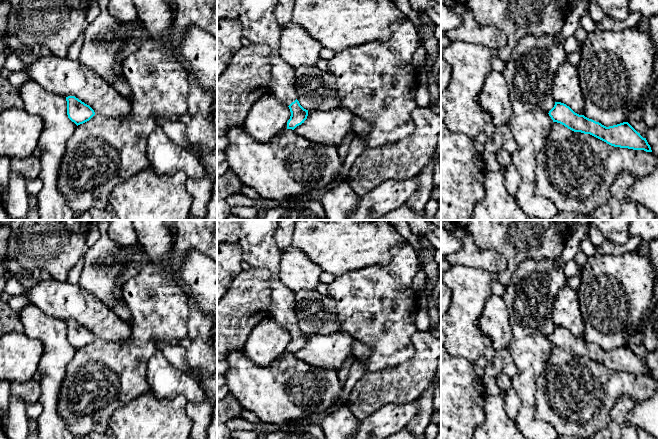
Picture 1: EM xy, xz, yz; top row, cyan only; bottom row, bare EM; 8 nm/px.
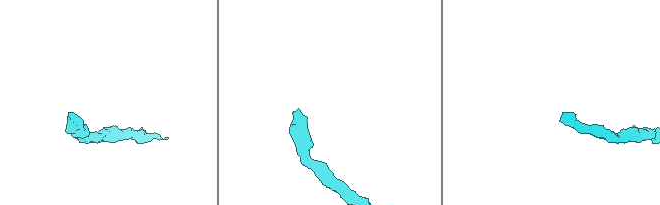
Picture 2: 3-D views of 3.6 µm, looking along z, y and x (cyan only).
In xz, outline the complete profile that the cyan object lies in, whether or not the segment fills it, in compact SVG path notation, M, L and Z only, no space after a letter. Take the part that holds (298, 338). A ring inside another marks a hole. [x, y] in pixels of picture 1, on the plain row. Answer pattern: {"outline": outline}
{"outline": "M217 220L217 245L230 243L238 246L243 254L243 260L251 267L267 269L271 274L270 286L272 302L269 318L286 327L291 340L287 353L294 354L304 347L308 334L304 333L297 324L295 314L295 292L284 285L279 278L281 250L274 241L274 233L282 220Z"}

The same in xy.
{"outline": "M75 320L66 321L68 342L77 350L89 345L94 339L94 334Z"}

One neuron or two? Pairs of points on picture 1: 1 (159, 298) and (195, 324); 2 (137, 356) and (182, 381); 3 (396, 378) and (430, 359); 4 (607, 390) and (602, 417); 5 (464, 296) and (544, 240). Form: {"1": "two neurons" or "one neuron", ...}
{"1": "two neurons", "2": "two neurons", "3": "one neuron", "4": "one neuron", "5": "one neuron"}

